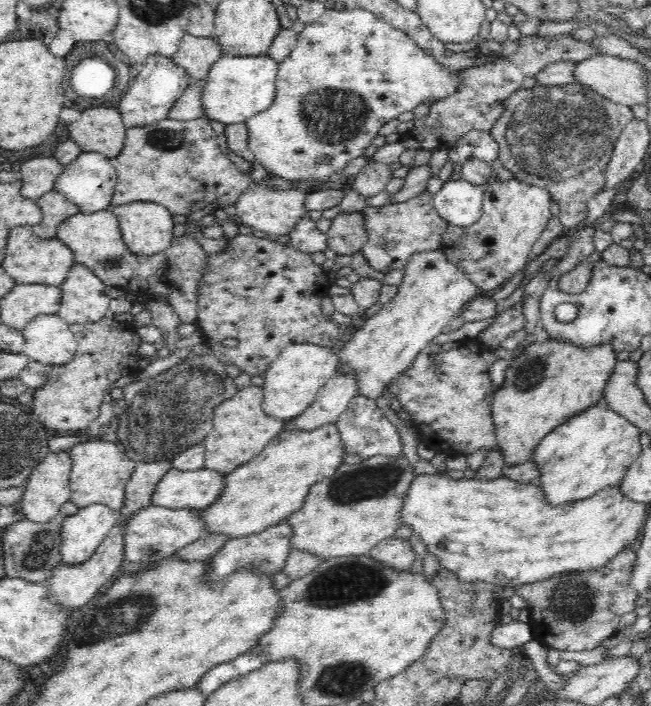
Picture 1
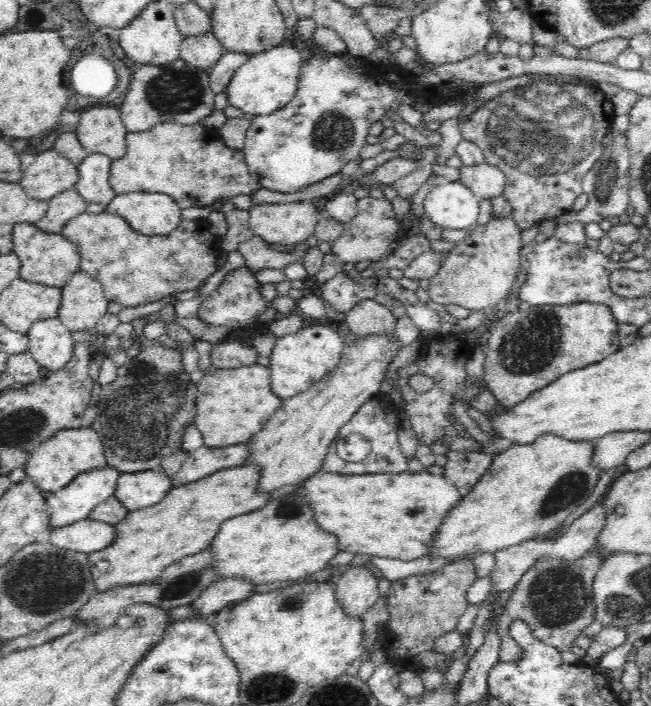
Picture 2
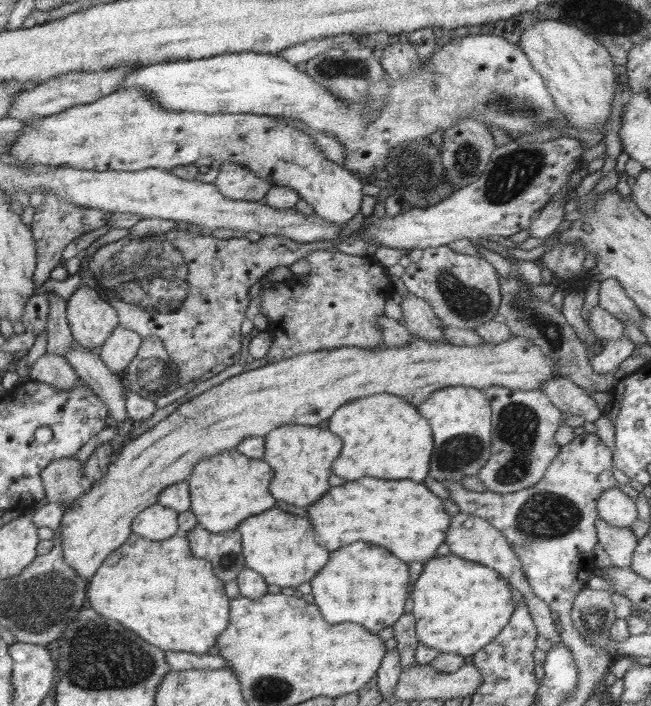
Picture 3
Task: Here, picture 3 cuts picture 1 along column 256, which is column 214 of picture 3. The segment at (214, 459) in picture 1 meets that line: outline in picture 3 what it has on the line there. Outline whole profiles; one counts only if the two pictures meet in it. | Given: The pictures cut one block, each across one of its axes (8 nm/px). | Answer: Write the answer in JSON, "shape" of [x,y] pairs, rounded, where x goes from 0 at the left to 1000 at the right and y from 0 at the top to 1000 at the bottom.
{"shape":[[[634,475],[631,486],[616,492],[587,490],[562,496],[542,490],[498,494],[461,500],[442,510],[410,514],[402,521],[372,527],[280,572],[240,603],[181,635],[181,643],[172,649],[161,673],[152,681],[135,686],[135,697],[123,703],[111,714],[111,720],[97,725],[88,752],[95,763],[98,796],[109,802],[120,816],[140,819],[160,792],[190,771],[204,755],[201,742],[206,732],[218,722],[241,714],[243,703],[252,691],[287,680],[306,652],[361,636],[369,623],[381,618],[399,618],[406,622],[421,606],[445,601],[488,605],[492,598],[504,595],[510,584],[535,567],[550,567],[562,561],[605,559],[639,575],[639,569],[648,572],[664,557],[687,548],[724,548],[737,552],[773,548],[820,554],[831,552],[833,545],[848,534],[860,534],[854,513],[836,504],[829,492],[817,483],[793,475],[768,487],[740,486],[719,490],[656,483]]]}

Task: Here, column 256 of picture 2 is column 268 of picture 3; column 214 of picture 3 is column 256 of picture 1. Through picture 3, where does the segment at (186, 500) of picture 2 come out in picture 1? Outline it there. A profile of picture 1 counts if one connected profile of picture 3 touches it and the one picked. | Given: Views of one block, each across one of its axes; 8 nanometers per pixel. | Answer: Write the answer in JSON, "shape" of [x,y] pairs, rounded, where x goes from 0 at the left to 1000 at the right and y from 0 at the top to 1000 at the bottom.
{"shape":[[[516,601],[479,610],[435,610],[399,643],[353,669],[344,670],[344,694],[326,717],[303,722],[320,756],[346,756],[355,763],[402,754],[461,722],[476,690],[510,674],[531,646]]]}

